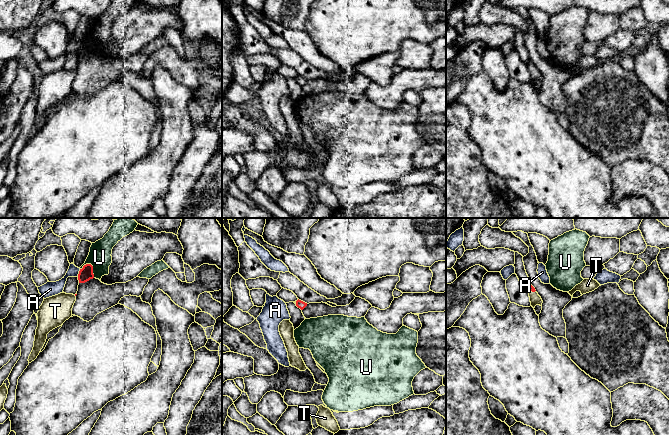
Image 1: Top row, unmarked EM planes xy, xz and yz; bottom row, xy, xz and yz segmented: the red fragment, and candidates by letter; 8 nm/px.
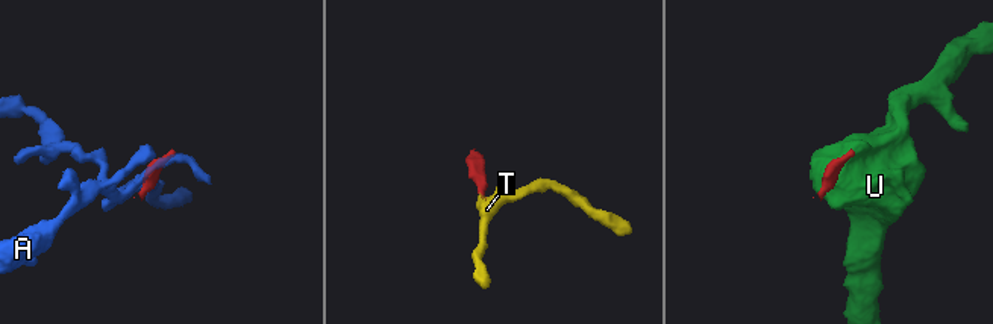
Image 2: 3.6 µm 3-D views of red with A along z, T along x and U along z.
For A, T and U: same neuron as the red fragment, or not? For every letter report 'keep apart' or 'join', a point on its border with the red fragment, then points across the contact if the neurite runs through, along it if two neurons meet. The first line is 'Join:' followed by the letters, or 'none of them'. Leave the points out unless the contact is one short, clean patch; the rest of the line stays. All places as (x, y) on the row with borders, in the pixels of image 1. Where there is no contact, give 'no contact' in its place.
Join: T
A: keep apart; contact xy (79, 273)
T: join; contact yz (532, 291); way yz (530, 287), (532, 291), (535, 299)
U: keep apart; contact xy (92, 266); border xy (80, 268), (90, 264), (94, 277)

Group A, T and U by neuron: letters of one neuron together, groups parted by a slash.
A / T / U

